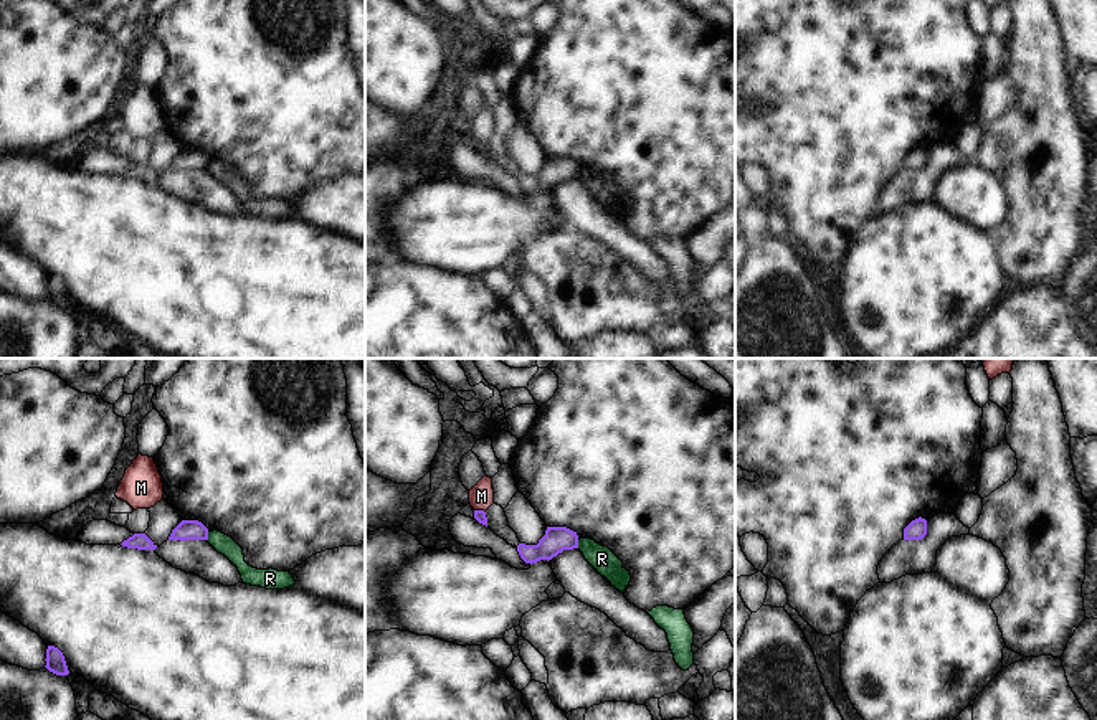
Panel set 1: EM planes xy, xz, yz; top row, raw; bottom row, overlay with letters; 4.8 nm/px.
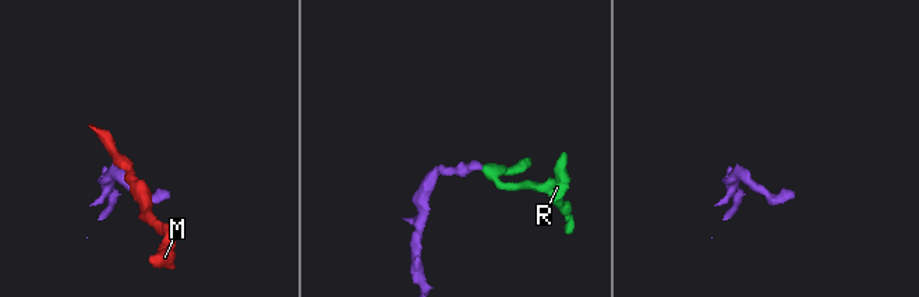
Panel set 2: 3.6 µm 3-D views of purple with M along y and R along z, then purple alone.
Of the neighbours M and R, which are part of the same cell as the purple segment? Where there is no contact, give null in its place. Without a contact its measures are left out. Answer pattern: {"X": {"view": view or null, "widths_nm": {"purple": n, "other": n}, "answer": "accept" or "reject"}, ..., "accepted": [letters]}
{"M": {"view": "xz", "widths_nm": {"purple": 60, "other": 120}, "answer": "reject"}, "R": {"view": "xy", "widths_nm": {"purple": 100, "other": 90}, "answer": "reject"}, "accepted": []}

